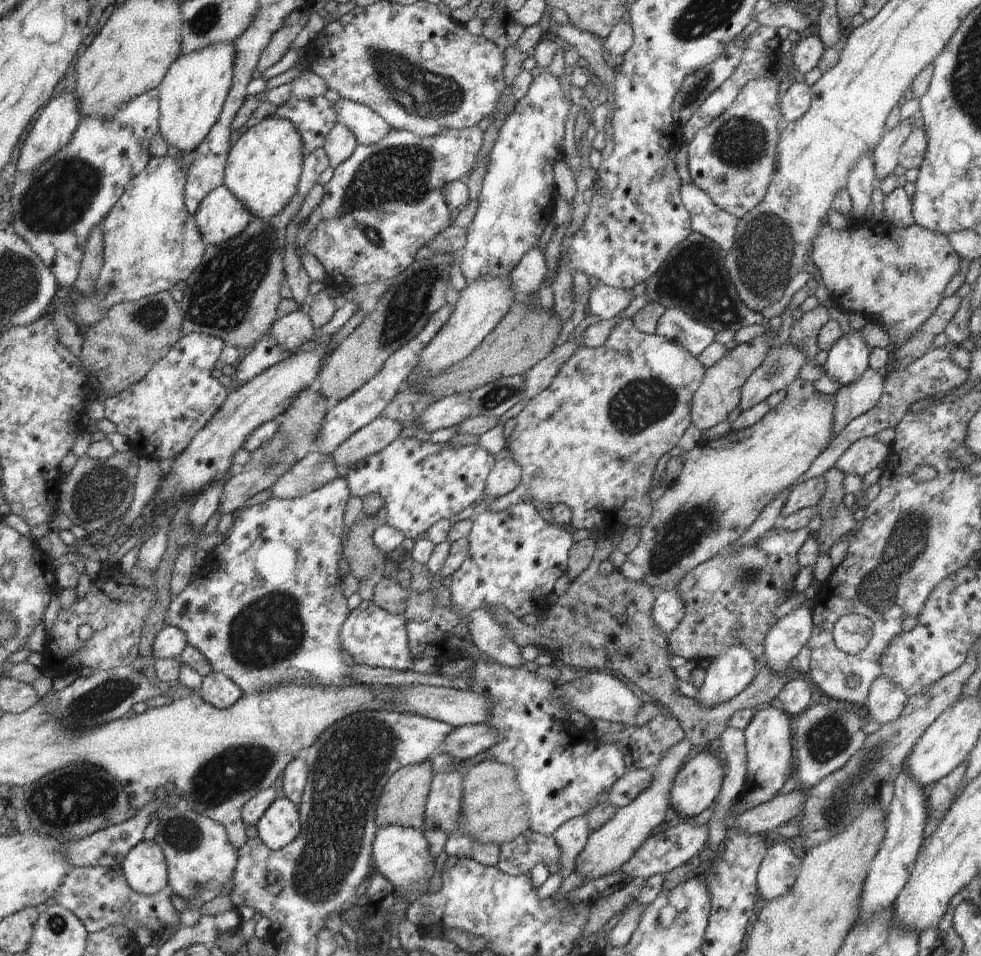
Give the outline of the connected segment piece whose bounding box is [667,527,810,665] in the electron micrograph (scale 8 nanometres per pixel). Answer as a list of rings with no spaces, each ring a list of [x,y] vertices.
[[[780,527],[770,529],[762,536],[762,540],[758,538],[751,545],[740,545],[735,551],[727,548],[687,572],[676,586],[677,594],[685,606],[685,615],[680,624],[667,636],[671,656],[682,657],[699,665],[704,660],[714,660],[739,641],[758,660],[764,654],[763,642],[766,635],[777,624],[776,608],[796,593],[794,580],[802,567],[797,554],[808,539],[809,532],[808,527],[796,532]]]

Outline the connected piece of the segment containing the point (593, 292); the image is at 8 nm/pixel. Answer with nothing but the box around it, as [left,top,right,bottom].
[588,282,634,320]

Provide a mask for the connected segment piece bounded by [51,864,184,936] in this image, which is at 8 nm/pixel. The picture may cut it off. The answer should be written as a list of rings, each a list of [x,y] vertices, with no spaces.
[[[121,864],[111,867],[83,866],[74,867],[68,876],[62,879],[62,884],[56,889],[51,902],[58,903],[73,912],[88,934],[114,925],[122,925],[133,935],[134,926],[144,926],[154,935],[164,936],[168,928],[172,928],[172,932],[175,933],[184,927],[180,922],[179,913],[172,905],[170,899],[172,894],[176,892],[169,884],[153,895],[136,892],[127,883]]]

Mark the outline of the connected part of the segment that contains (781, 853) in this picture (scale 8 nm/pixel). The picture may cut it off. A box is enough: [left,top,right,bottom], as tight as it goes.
[757,840,801,901]

